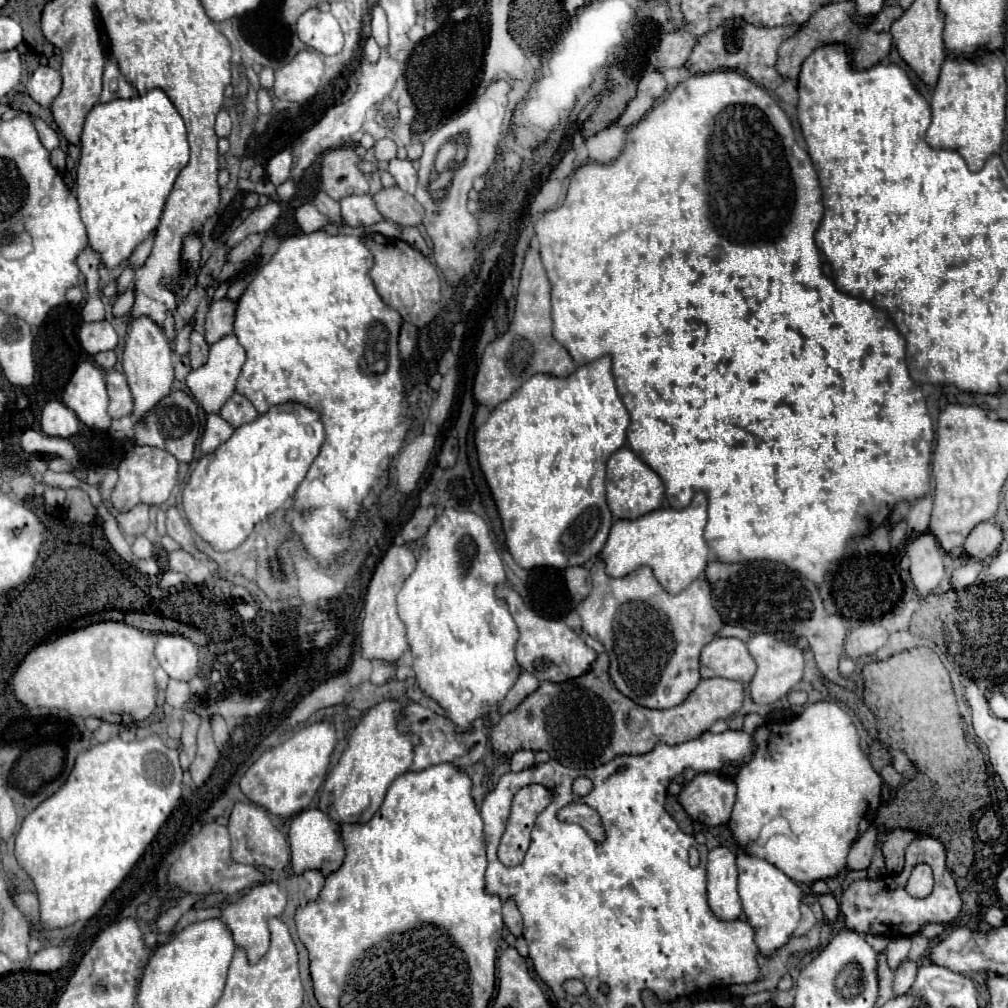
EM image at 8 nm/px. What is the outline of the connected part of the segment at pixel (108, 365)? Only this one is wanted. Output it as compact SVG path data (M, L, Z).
M109 350L109 352L101 352L101 354L95 354L93 360L95 360L101 368L105 368L105 370L111 370L111 368L115 366L115 362L117 362L113 350Z

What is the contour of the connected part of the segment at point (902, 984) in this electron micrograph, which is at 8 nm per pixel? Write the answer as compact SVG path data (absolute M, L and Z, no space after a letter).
M903 962L897 968L895 980L893 980L893 996L907 994L909 988L911 988L911 984L915 982L915 976L917 976L917 964L915 962Z

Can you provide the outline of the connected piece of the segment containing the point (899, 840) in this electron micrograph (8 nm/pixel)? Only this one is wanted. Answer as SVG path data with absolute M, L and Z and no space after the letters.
M893 830L893 832L881 832L879 836L883 836L881 840L881 852L887 864L887 872L889 874L899 874L903 868L903 856L905 856L905 848L909 846L909 842L915 838L913 832L909 830Z

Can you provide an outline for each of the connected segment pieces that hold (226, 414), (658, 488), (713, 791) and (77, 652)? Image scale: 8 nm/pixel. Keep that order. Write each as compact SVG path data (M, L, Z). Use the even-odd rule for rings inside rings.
M233 394L225 406L221 408L221 418L225 418L233 428L245 424L245 422L253 422L253 418L257 418L257 410L253 408L253 404L241 396L241 394Z
M627 446L619 448L607 460L605 486L607 486L607 504L615 518L639 518L641 514L649 514L661 508L665 500L665 488L661 478L645 462L641 462Z
M719 772L697 774L679 794L685 812L705 826L721 826L729 822L735 802L735 782Z
M97 622L77 632L35 646L19 664L11 678L11 689L17 702L27 708L61 708L81 718L101 718L111 724L131 724L149 718L155 710L157 686L151 668L155 636L141 632L125 622Z

